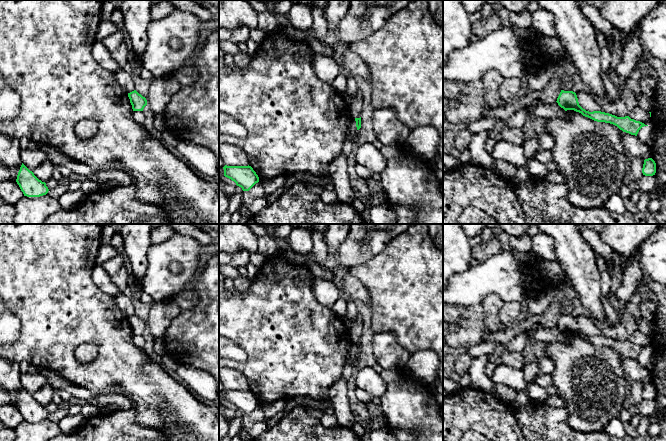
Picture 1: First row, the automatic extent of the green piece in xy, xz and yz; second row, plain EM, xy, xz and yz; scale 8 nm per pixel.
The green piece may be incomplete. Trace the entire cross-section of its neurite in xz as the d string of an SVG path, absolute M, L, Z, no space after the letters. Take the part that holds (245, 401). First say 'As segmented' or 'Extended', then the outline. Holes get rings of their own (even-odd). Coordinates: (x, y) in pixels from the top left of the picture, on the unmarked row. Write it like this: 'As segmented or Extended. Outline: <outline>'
As segmented. Outline: M227 390L223 391L224 400L231 403L243 415L249 415L256 407L259 401L251 390Z

